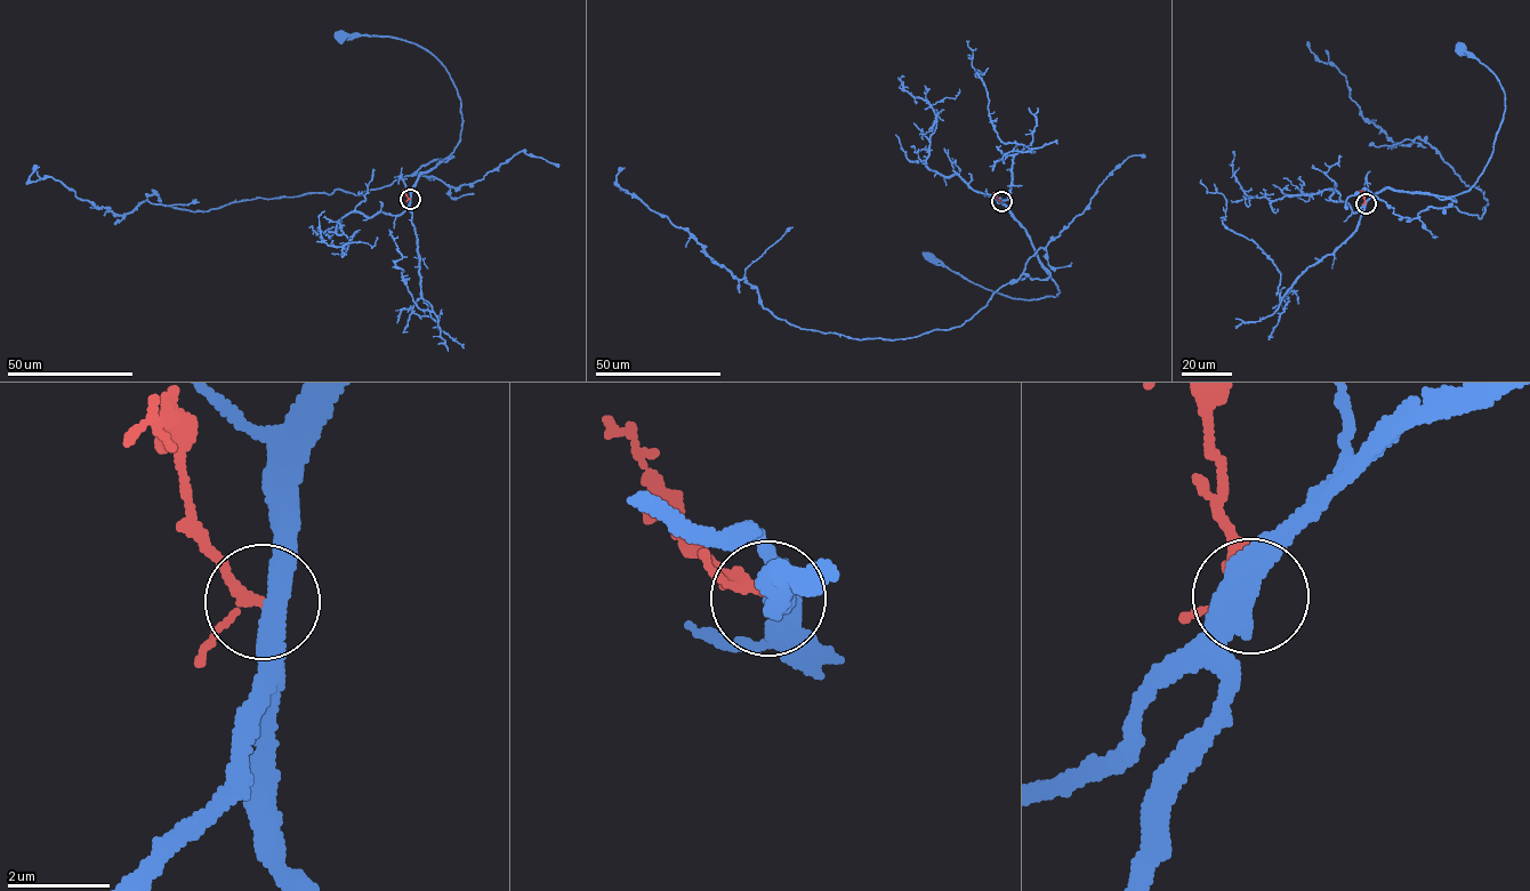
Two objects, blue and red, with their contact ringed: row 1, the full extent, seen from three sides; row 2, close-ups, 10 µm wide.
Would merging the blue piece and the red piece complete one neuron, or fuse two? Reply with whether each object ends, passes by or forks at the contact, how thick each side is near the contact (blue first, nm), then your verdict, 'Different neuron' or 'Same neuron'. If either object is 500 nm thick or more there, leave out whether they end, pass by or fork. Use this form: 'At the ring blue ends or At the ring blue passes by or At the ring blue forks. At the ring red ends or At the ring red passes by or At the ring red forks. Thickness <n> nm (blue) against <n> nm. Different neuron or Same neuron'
At the ring blue passes by. At the ring red passes by. Thickness 440 nm (blue) against 160 nm. Different neuron

